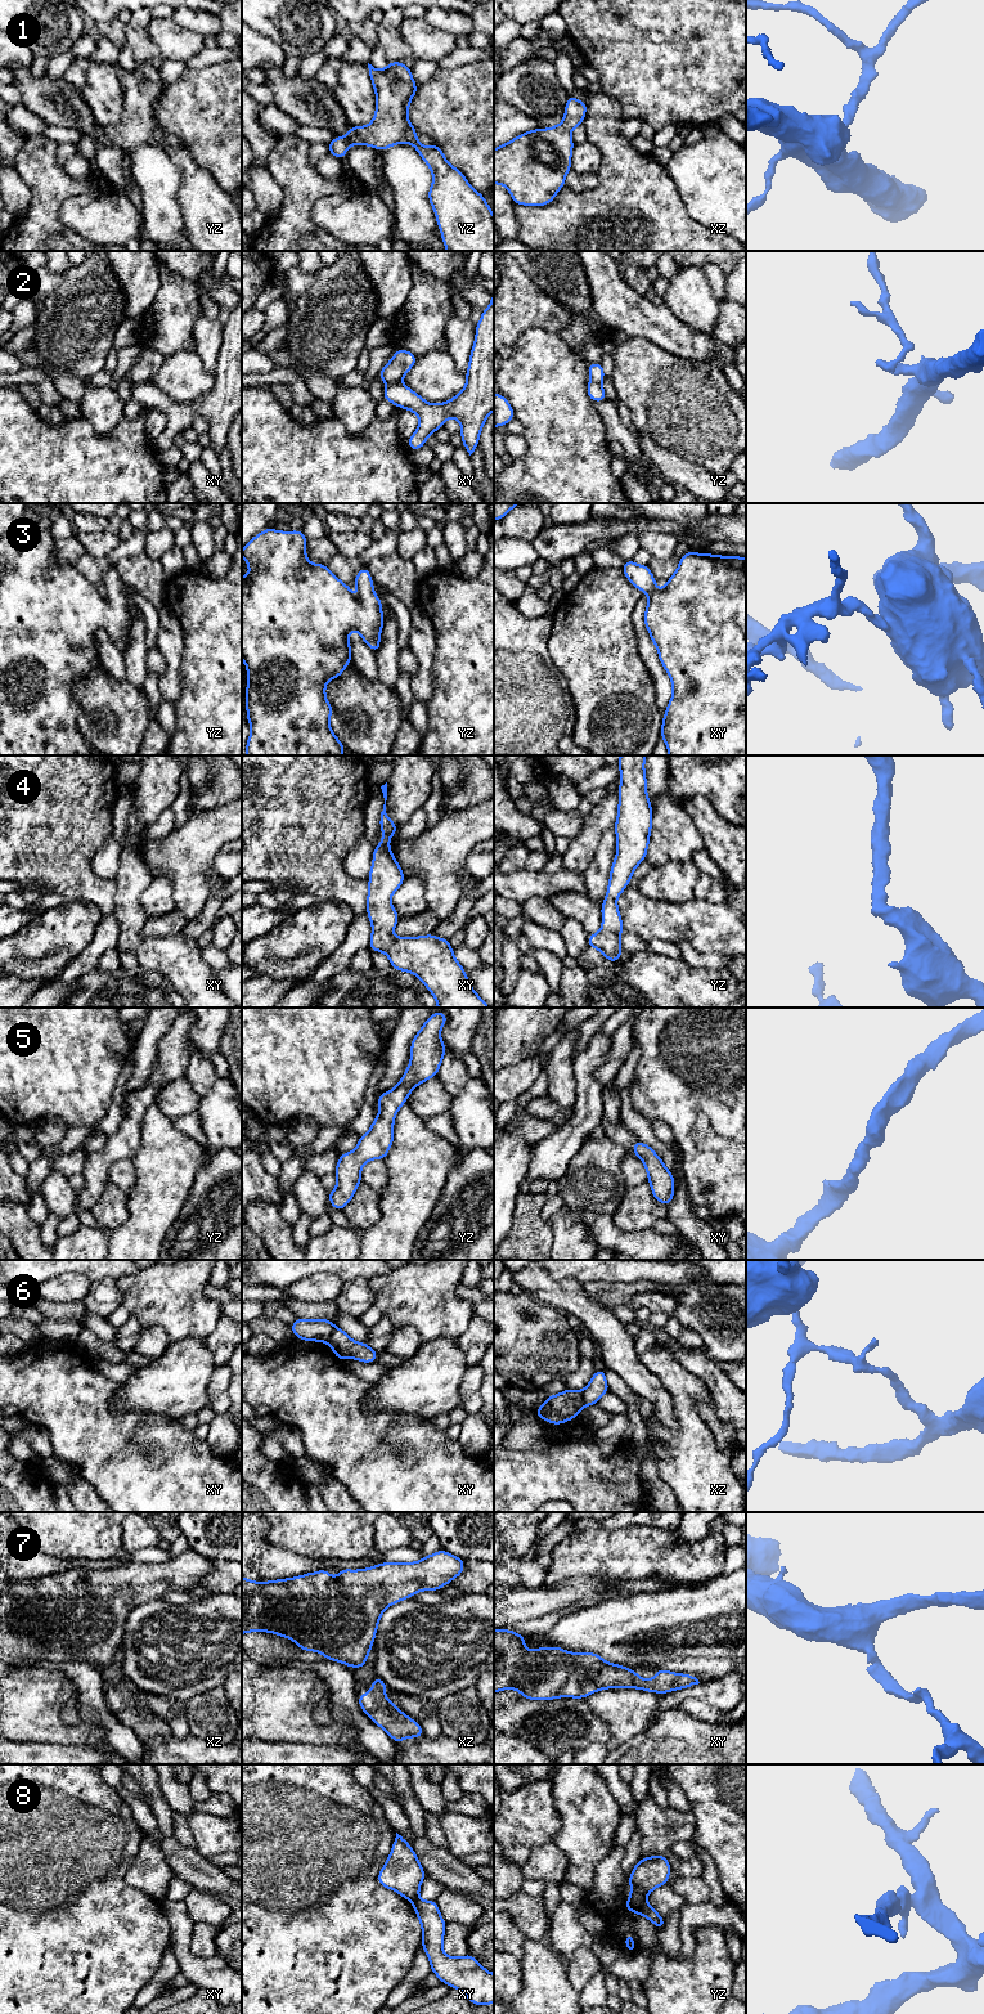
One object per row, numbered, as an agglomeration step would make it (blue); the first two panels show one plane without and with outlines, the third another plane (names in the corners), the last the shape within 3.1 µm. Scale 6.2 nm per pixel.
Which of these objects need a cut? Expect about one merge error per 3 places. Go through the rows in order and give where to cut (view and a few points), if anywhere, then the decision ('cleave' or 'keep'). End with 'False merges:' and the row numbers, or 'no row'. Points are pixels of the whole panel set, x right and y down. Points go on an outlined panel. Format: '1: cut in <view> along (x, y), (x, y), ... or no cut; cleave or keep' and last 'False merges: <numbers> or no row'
1: no cut; keep
2: cut in xy along (399, 381), (387, 384); cleave
3: no cut; keep
4: no cut; keep
5: no cut; keep
6: cut in xy along (335, 1326), (327, 1342); cleave
7: no cut; keep
8: cut in yz along (632, 1893), (643, 1900); cleave
False merges: 2, 6, 8

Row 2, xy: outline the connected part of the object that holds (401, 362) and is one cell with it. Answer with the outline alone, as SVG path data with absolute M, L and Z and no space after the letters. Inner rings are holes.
M397 349L392 359L379 371L378 377L387 383L400 382L415 364L418 356L405 349Z

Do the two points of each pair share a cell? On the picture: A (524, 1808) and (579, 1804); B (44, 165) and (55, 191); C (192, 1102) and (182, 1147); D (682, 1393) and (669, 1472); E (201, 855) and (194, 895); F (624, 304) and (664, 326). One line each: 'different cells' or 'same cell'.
A: different cells
B: same cell
C: different cells
D: same cell
E: same cell
F: same cell

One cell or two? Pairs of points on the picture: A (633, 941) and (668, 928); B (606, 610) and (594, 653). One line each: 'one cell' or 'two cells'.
A: two cells
B: one cell

